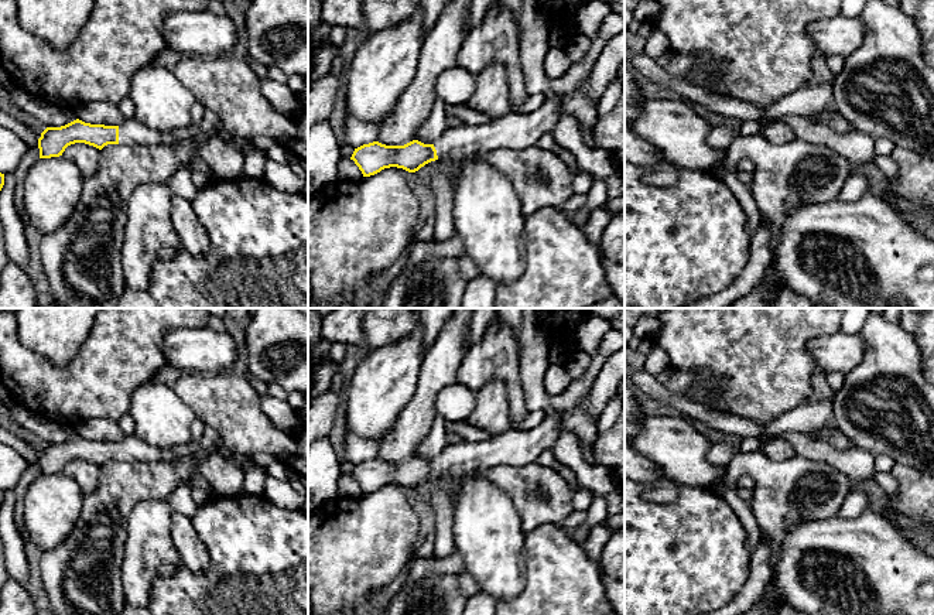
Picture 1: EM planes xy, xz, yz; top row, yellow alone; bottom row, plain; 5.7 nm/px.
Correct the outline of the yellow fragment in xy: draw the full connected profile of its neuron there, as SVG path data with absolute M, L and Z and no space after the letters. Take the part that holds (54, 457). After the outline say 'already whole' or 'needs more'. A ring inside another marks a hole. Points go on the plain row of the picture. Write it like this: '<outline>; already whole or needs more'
M134 434L120 443L90 441L79 435L61 443L47 444L38 455L40 475L59 474L65 465L75 459L85 459L102 467L107 461L157 462L177 461L179 458L202 459L205 451L198 443L171 450L148 445Z; needs more

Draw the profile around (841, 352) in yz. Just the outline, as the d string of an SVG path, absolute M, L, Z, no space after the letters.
M838 331L832 335L814 338L808 342L808 353L815 361L818 373L849 373L865 356L865 342L859 335Z

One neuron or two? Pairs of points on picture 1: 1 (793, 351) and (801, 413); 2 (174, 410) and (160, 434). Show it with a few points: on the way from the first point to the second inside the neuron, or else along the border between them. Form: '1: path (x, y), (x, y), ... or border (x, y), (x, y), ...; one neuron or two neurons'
1: border (807, 400), (770, 420); two neurons
2: path (168, 416), (160, 424), (160, 429); one neuron

